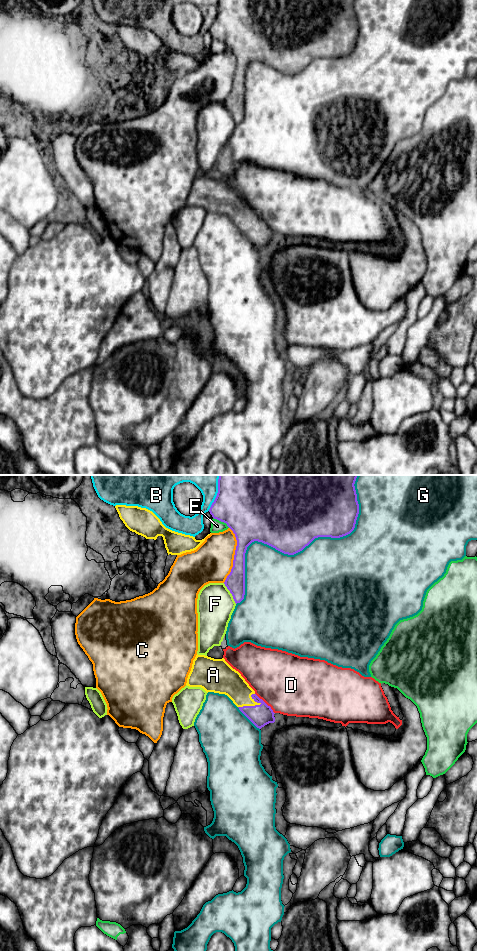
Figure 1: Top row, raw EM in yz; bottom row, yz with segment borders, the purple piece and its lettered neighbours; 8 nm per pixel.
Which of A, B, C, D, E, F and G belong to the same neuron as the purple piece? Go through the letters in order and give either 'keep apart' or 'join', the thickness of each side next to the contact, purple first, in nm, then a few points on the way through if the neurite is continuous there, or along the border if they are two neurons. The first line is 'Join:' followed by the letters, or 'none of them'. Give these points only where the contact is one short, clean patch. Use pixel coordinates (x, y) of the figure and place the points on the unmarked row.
Join: A
A: join; calibres 180 and 200 nm
B: keep apart; calibres 440 and 140 nm
C: keep apart; calibres 240 and 320 nm
D: keep apart; calibres 180 and 480 nm
E: keep apart; calibres 440 and 100 nm
F: keep apart; calibres 160 and 300 nm
G: keep apart; calibres 460 and 500 nm

